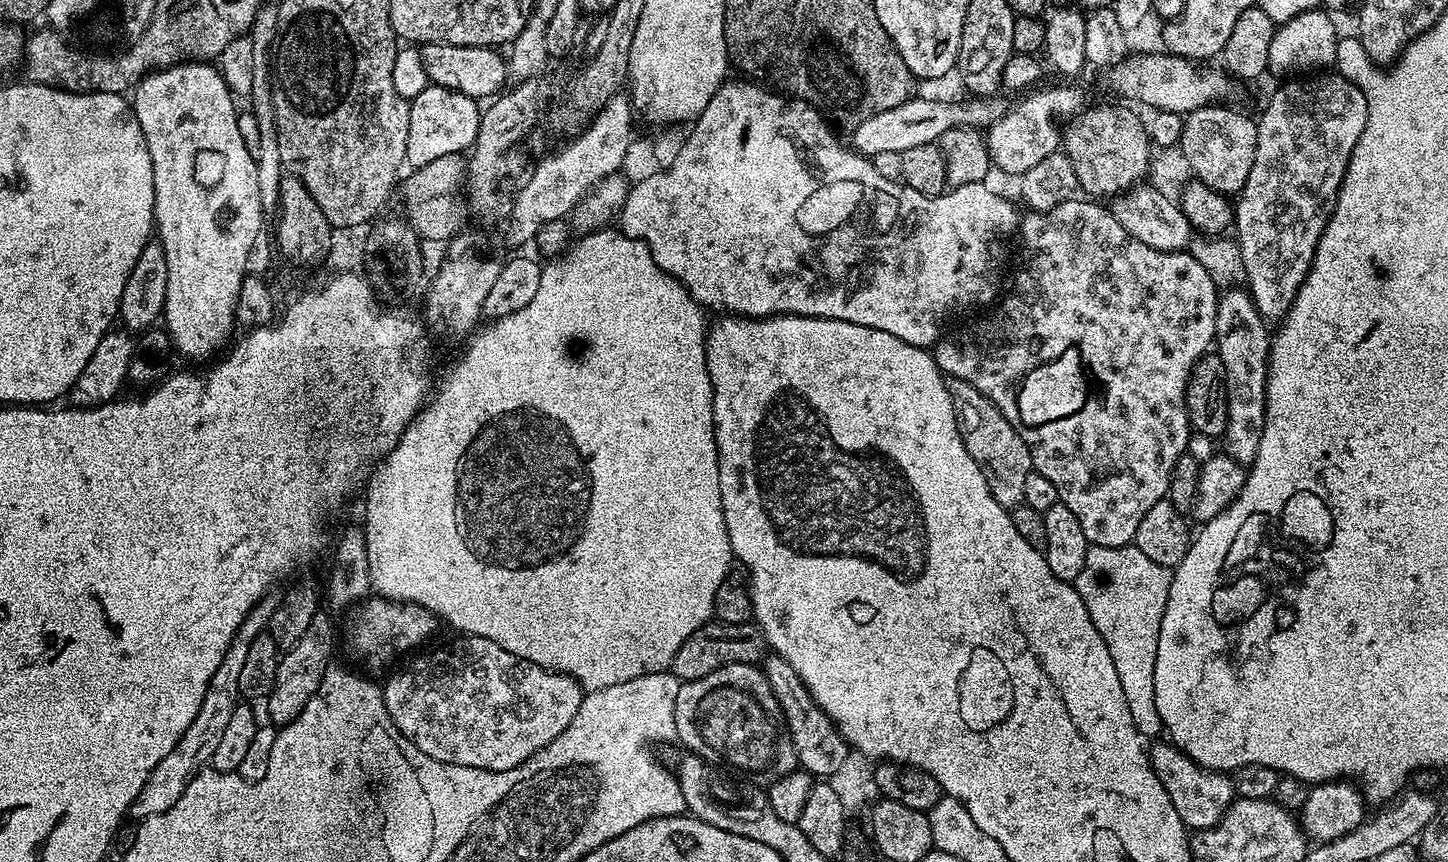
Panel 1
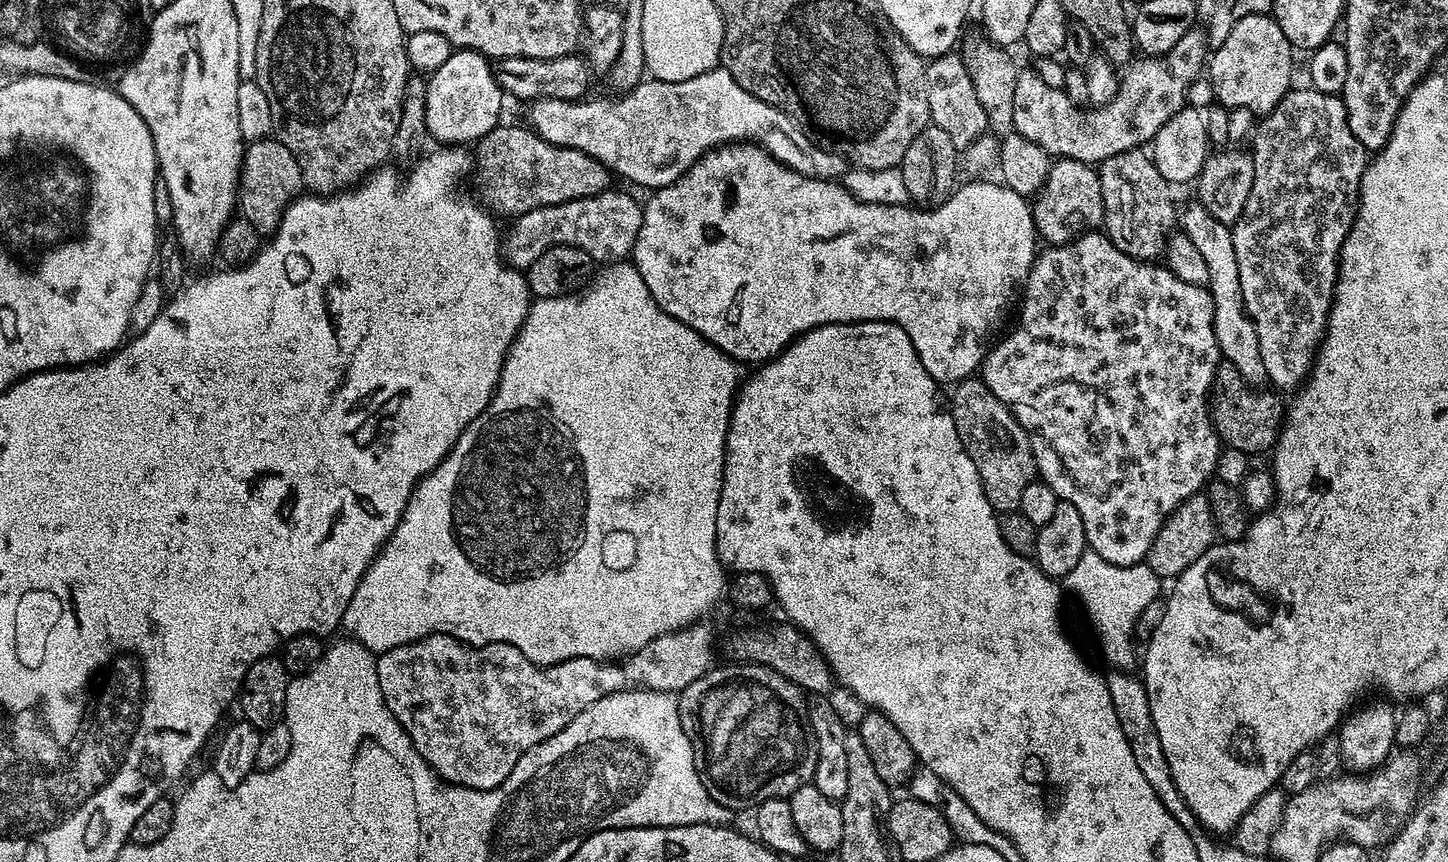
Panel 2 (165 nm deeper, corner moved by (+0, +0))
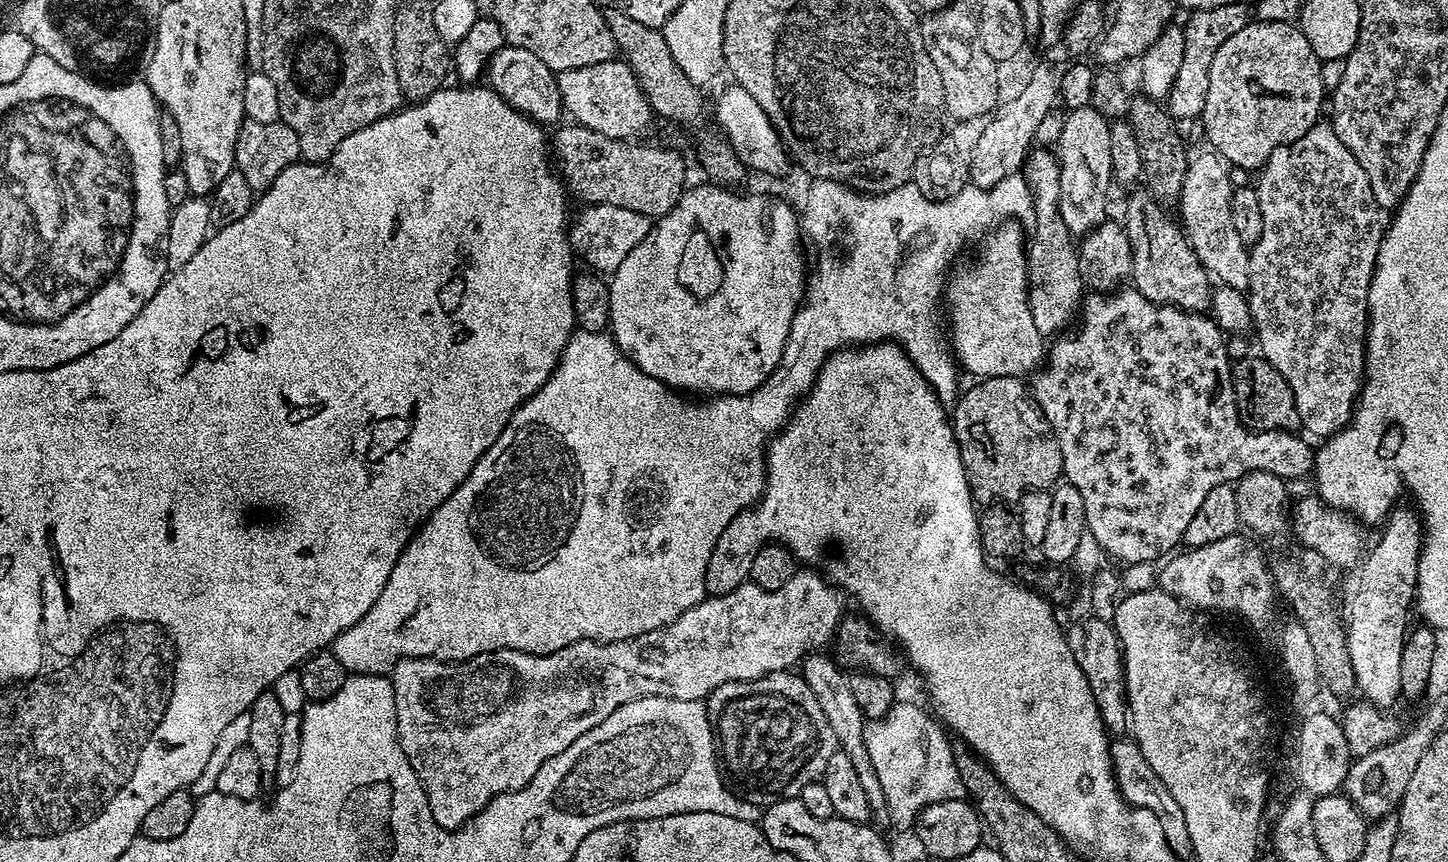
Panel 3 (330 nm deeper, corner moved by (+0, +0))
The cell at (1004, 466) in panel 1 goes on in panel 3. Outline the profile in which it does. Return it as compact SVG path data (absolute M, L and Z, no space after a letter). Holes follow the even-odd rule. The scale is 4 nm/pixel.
M990 376L973 384L976 384L973 388L965 392L963 389L950 412L952 433L960 447L962 466L973 501L980 506L996 506L1001 502L1019 501L1028 492L1051 489L1061 479L1064 470L1062 452L1046 418L1039 408L1030 403L1025 381L1014 376Z

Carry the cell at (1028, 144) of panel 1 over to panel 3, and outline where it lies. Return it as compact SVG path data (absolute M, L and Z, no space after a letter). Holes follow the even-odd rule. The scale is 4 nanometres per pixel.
M1225 2L1213 8L1198 8L1191 13L1188 24L1183 25L1186 38L1186 54L1182 58L1182 67L1178 69L1178 78L1174 78L1174 86L1166 97L1167 111L1177 121L1192 120L1201 115L1206 106L1206 90L1210 90L1210 66L1214 62L1214 54L1218 54L1218 46L1230 38L1230 34L1238 34L1242 26L1250 22L1250 8L1244 4Z

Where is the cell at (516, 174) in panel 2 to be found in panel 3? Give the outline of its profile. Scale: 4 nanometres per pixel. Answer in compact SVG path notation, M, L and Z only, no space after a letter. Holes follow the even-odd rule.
M568 122L565 128L559 128L550 136L551 155L560 159L559 171L562 173L565 189L573 197L581 196L585 205L622 206L622 210L634 210L634 214L659 218L680 201L680 195L686 190L684 179L687 178L688 172L684 169L683 158L672 148L651 148L648 144L640 144L644 142L606 138L606 134L598 134L575 122Z

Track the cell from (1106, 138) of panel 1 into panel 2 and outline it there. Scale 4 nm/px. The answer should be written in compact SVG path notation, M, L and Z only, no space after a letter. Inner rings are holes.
M1131 148L1129 152L1106 158L1103 164L1099 165L1098 171L1104 203L1103 227L1107 235L1111 236L1115 244L1120 245L1123 252L1130 254L1135 260L1159 261L1165 255L1168 238L1178 224L1178 208L1176 212L1176 204L1172 201L1173 185L1159 173L1151 155L1140 148Z

